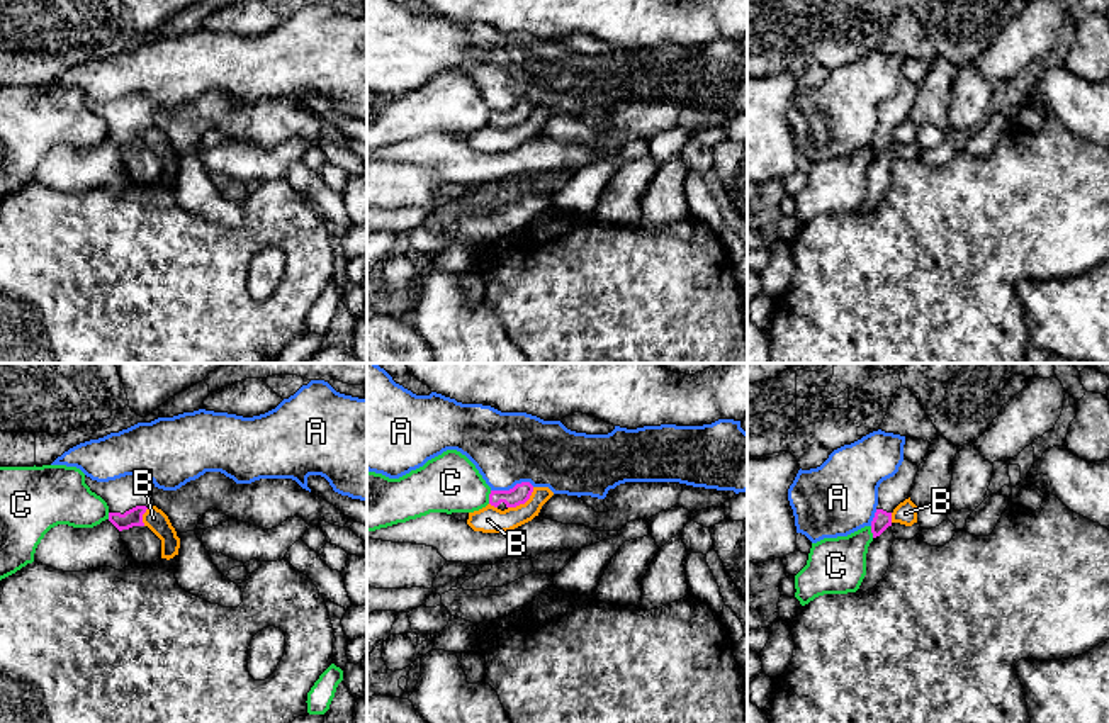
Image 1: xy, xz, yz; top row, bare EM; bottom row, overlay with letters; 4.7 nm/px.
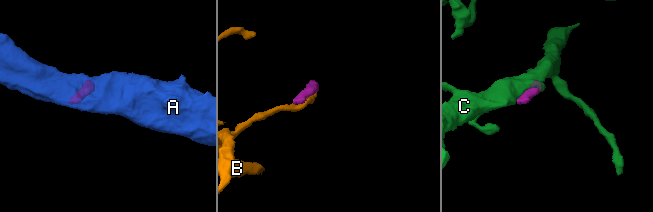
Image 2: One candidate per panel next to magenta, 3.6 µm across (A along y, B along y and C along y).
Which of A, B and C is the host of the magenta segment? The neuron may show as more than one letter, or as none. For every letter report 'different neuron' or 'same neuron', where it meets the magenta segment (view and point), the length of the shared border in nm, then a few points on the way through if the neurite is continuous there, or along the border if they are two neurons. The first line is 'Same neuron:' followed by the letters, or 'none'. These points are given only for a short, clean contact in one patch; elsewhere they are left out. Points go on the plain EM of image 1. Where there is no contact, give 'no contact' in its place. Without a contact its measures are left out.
Same neuron: none
A: different neuron | xz (513, 107) | 200 nm | along xz (534, 106), (517, 102), (508, 109), (491, 111)
B: different neuron | xz (523, 123) | 160 nm
C: different neuron | xz (489, 117) | 70 nm

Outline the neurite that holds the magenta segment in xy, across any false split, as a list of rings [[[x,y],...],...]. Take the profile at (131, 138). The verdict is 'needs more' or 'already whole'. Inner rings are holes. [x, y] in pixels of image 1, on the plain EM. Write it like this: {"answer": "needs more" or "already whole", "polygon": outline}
{"answer": "needs more", "polygon": [[[134,93],[109,102],[97,102],[85,95],[85,104],[109,126],[109,141],[119,149],[144,146],[143,134],[153,120],[153,100]]]}

